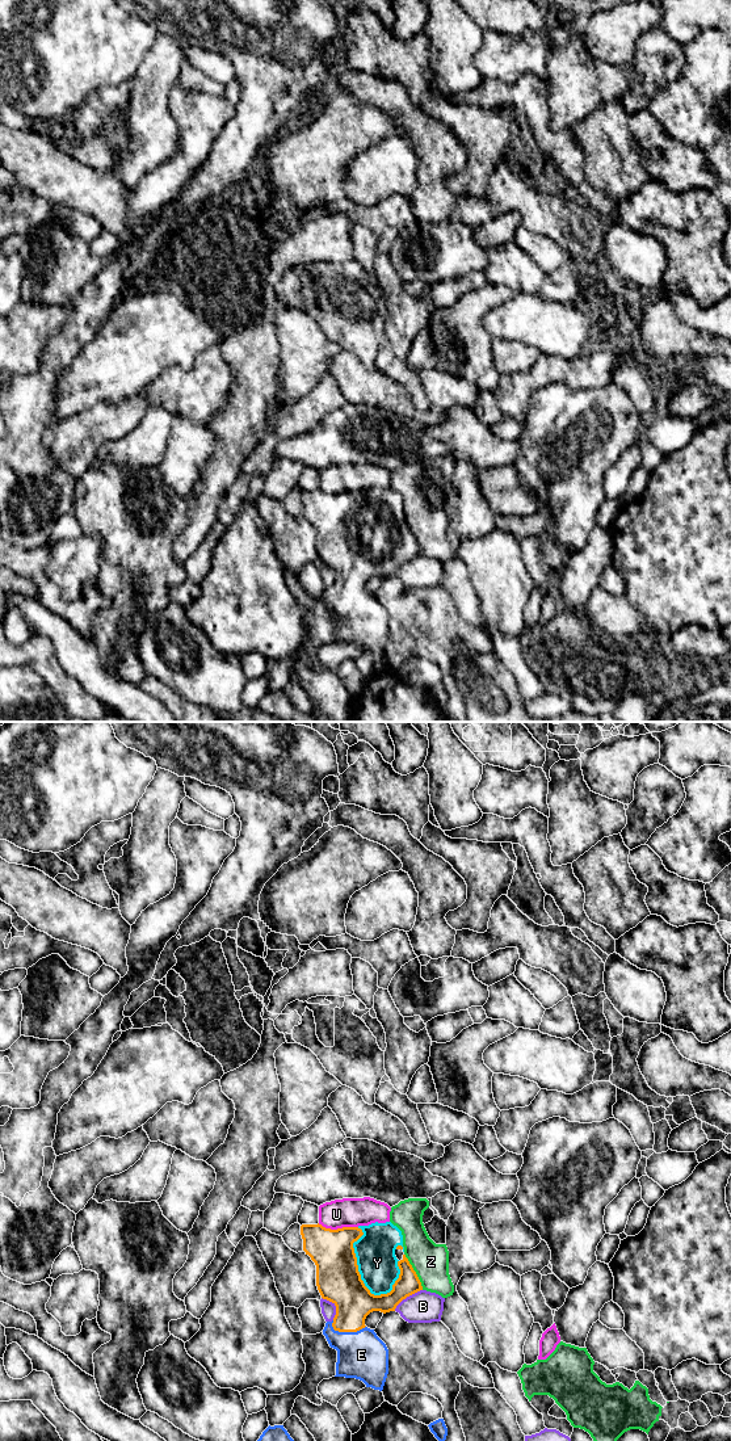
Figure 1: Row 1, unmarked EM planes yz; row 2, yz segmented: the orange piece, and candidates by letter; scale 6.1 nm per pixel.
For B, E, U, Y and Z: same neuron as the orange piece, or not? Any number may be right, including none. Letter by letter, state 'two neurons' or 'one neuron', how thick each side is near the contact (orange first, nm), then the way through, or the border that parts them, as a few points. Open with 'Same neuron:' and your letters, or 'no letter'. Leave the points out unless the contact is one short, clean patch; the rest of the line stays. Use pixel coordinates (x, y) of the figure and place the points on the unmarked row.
Same neuron: E, Y
B: two neurons | 140/190 nm
E: one neuron | 240/300 nm | across yz (353, 566), (347, 596), (361, 620)
U: two neurons | 260/180 nm
Y: one neuron | 280/240 nm
Z: two neurons | 140/220 nm

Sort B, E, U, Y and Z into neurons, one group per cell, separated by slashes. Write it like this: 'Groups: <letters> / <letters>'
Groups: B / E Y / U / Z

